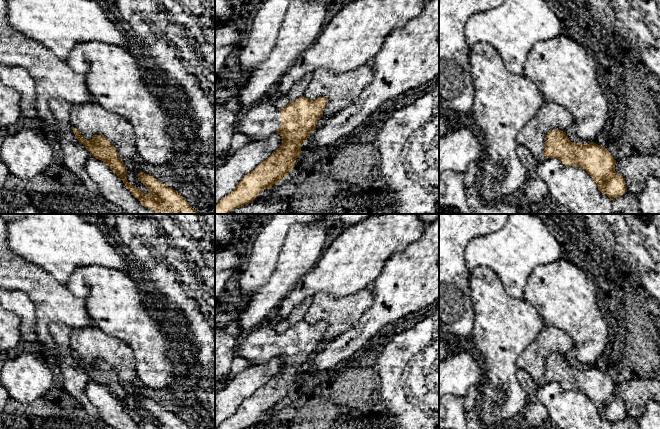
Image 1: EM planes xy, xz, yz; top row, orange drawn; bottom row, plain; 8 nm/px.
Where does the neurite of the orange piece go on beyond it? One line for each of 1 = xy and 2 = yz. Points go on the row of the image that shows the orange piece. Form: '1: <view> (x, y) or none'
1: none
2: none

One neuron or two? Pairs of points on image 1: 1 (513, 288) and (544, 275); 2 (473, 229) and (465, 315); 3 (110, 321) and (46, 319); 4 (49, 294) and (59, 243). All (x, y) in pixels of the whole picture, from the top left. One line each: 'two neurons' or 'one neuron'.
1: two neurons
2: one neuron
3: two neurons
4: two neurons

